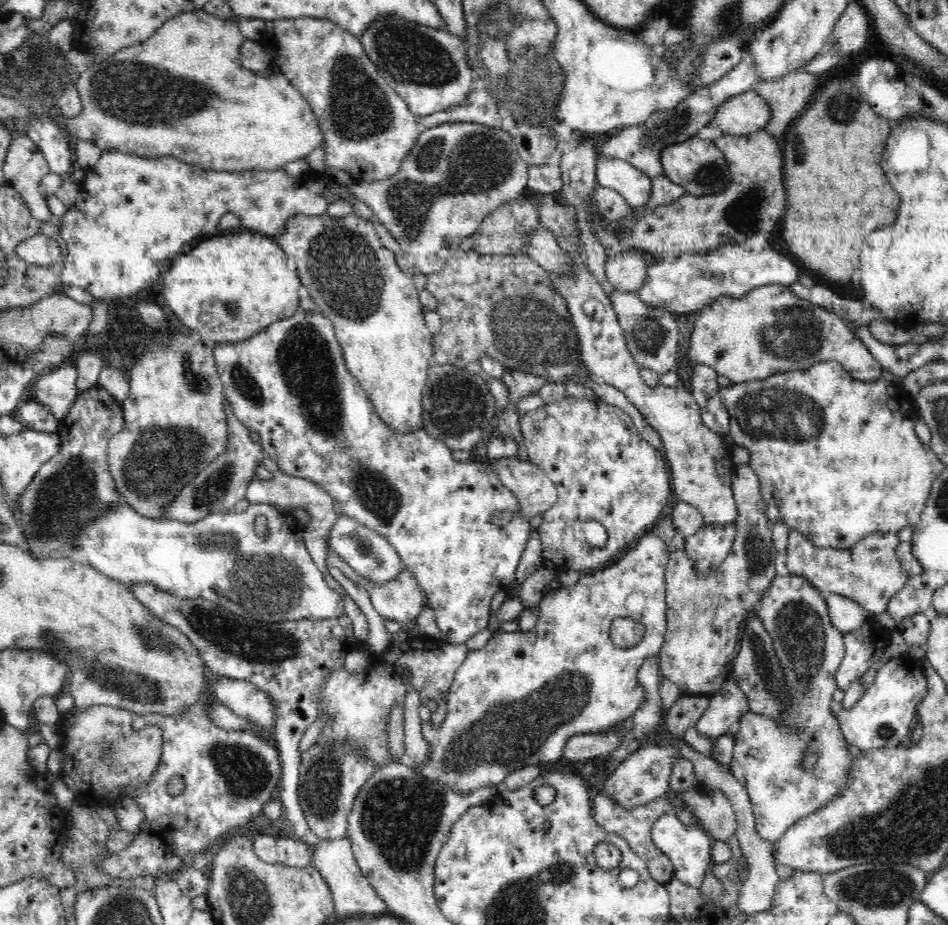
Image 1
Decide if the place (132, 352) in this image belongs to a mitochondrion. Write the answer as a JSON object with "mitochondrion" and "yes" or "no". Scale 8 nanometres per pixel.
{"mitochondrion":"no"}

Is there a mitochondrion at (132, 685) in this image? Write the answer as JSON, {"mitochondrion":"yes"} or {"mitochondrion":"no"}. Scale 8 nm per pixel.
{"mitochondrion":"yes"}

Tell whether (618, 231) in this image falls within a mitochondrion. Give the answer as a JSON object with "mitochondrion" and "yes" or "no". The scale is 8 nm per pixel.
{"mitochondrion":"no"}

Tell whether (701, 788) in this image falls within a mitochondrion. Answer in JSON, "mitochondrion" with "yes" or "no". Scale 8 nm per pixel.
{"mitochondrion":"no"}

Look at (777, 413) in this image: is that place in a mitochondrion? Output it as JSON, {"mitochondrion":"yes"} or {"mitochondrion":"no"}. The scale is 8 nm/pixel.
{"mitochondrion":"yes"}

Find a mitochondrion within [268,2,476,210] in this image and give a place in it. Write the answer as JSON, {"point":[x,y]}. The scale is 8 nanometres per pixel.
{"point":[408,55]}

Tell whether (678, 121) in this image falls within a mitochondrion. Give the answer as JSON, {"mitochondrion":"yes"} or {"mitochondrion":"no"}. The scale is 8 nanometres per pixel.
{"mitochondrion":"yes"}

